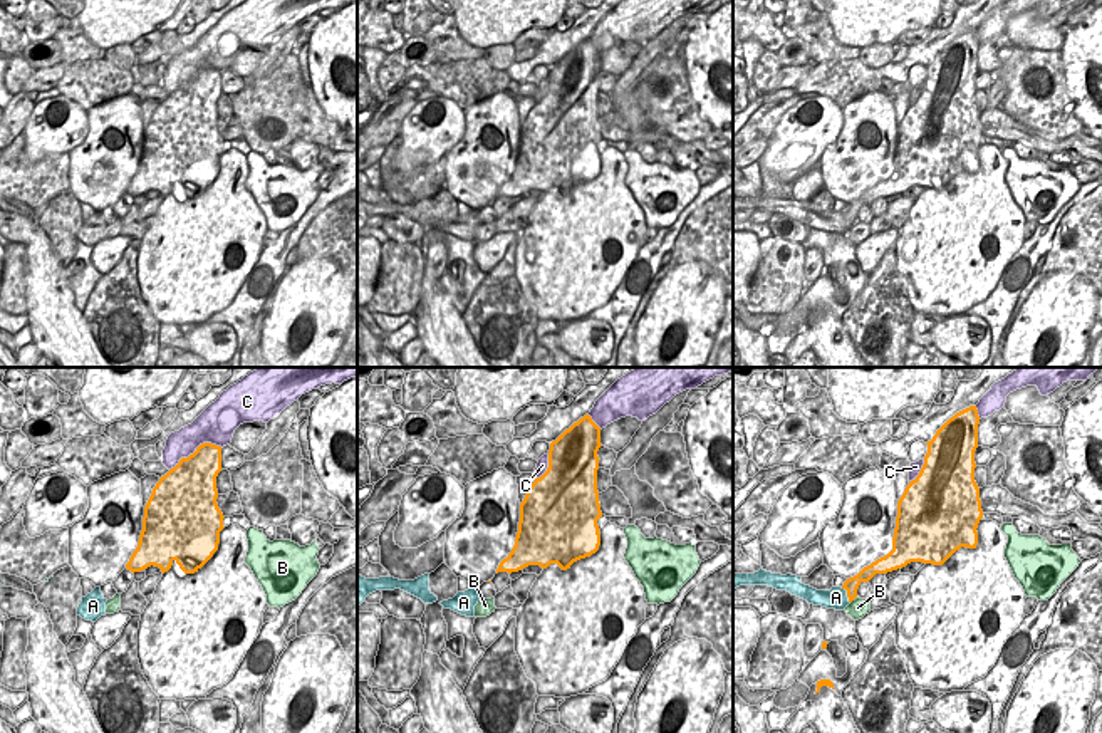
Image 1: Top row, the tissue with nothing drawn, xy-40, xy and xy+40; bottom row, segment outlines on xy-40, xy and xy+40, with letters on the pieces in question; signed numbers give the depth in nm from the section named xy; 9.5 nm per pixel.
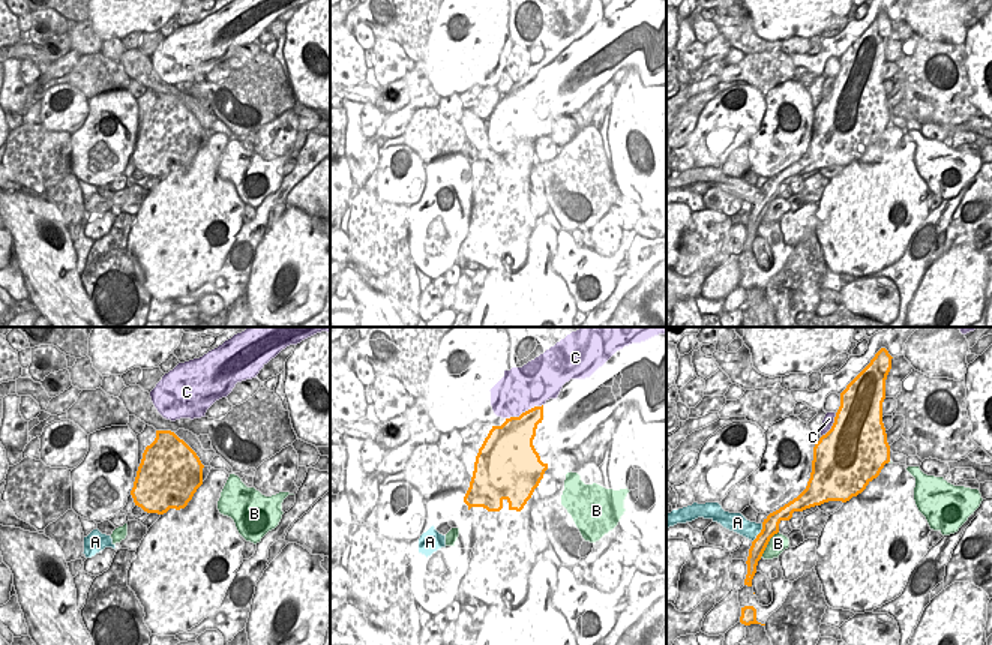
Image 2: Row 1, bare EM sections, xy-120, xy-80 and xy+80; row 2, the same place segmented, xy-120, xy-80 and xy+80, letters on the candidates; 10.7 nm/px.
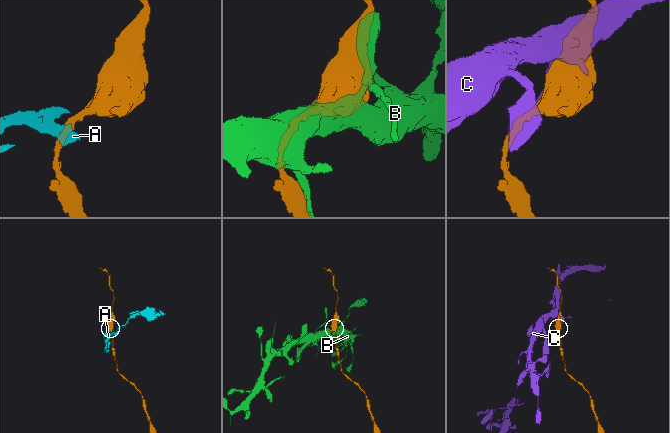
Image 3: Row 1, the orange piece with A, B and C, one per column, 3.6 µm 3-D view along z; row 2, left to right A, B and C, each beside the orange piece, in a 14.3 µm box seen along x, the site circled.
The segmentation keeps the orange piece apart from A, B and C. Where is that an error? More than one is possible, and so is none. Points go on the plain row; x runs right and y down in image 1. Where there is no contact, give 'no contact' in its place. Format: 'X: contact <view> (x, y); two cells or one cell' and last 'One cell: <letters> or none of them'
A: contact xy+40 (847, 218); two cells
B: contact xy+40 (854, 222); two cells
C: contact xy-40 (197, 74); two cells
One cell: none of them

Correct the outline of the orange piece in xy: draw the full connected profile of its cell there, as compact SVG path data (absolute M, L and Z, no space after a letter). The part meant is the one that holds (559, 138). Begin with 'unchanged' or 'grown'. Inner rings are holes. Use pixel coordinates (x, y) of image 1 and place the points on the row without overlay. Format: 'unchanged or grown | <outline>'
unchanged | M589 39L550 67L548 92L540 102L535 102L520 127L515 169L508 181L500 186L496 198L518 196L528 190L547 193L550 188L567 195L574 186L599 174L600 154L597 144L602 136L597 116L597 75L600 70L600 52Z

